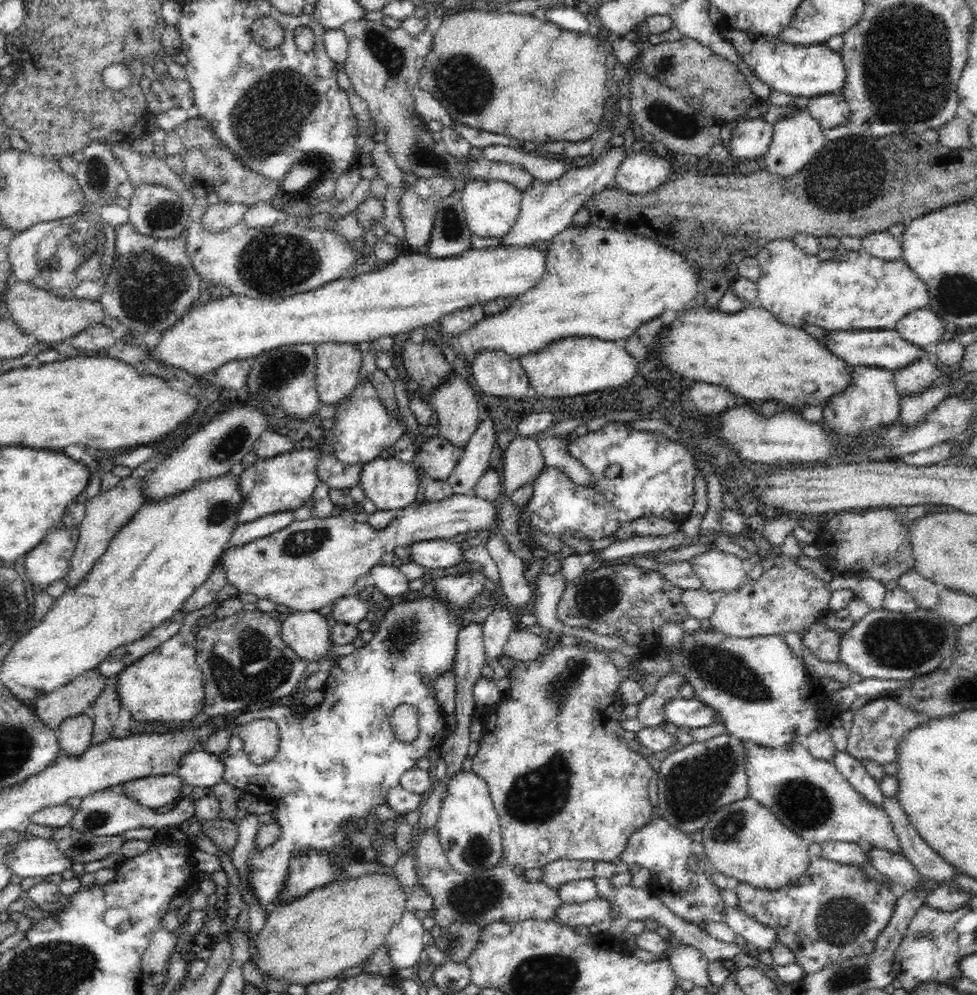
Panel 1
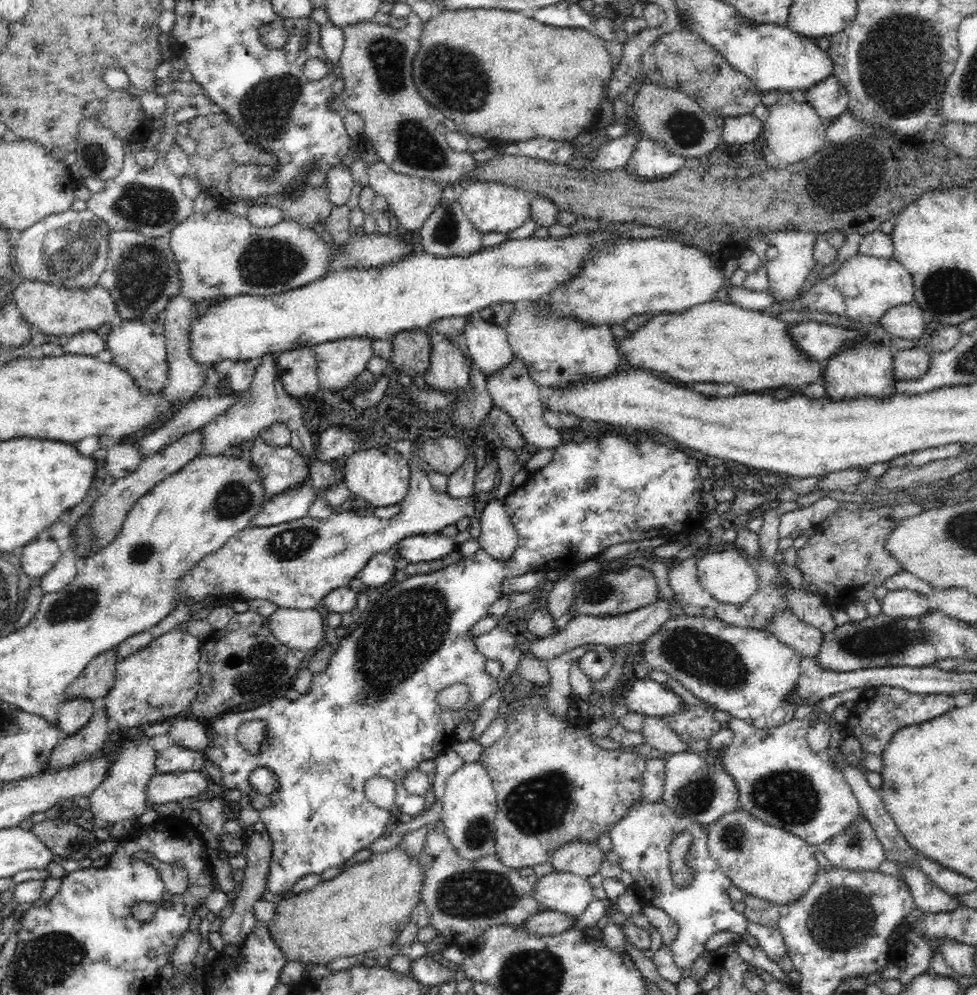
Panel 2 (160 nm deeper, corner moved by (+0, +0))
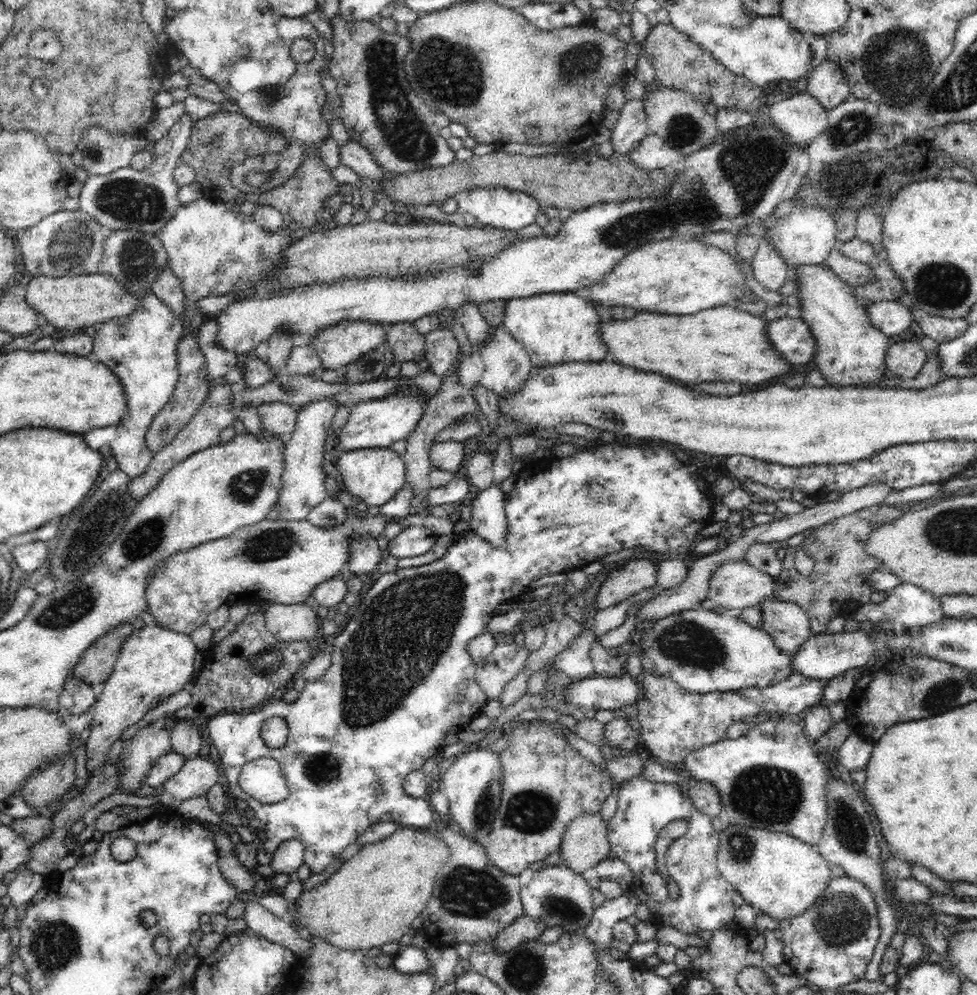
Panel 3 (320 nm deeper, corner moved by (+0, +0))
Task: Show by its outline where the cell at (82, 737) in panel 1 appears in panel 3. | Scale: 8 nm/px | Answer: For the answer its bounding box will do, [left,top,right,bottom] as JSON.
[59,674,98,716]

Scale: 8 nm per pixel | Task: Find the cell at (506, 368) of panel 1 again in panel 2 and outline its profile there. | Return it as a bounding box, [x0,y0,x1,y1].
[464,314,514,377]

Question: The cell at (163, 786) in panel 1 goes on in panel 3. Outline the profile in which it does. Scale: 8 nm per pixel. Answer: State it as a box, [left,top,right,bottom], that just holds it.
[159,754,220,803]

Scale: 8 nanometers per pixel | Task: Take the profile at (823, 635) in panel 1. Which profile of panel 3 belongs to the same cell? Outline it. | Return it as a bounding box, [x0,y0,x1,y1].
[738,601,812,655]

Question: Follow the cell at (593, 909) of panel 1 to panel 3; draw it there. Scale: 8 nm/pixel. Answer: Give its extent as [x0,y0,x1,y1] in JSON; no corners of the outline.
[493,915,548,950]

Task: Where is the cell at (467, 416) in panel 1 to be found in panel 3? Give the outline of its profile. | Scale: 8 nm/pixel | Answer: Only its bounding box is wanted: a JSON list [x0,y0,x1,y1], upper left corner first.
[425,327,460,376]

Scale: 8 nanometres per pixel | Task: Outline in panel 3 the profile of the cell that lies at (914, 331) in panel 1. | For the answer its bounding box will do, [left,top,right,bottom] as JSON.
[866,302,914,337]

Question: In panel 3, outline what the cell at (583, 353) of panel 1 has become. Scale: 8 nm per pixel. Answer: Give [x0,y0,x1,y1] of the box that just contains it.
[502,292,609,368]

